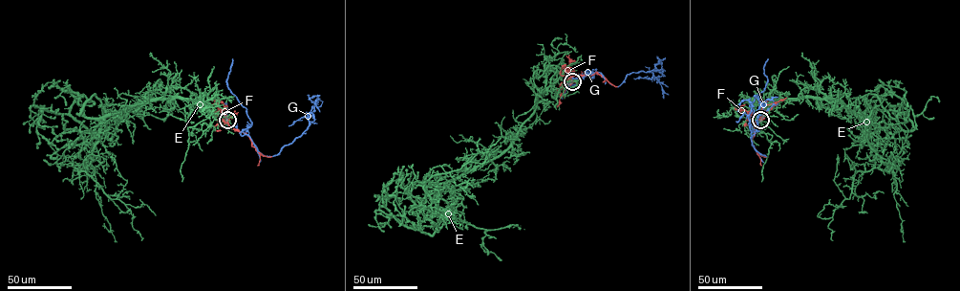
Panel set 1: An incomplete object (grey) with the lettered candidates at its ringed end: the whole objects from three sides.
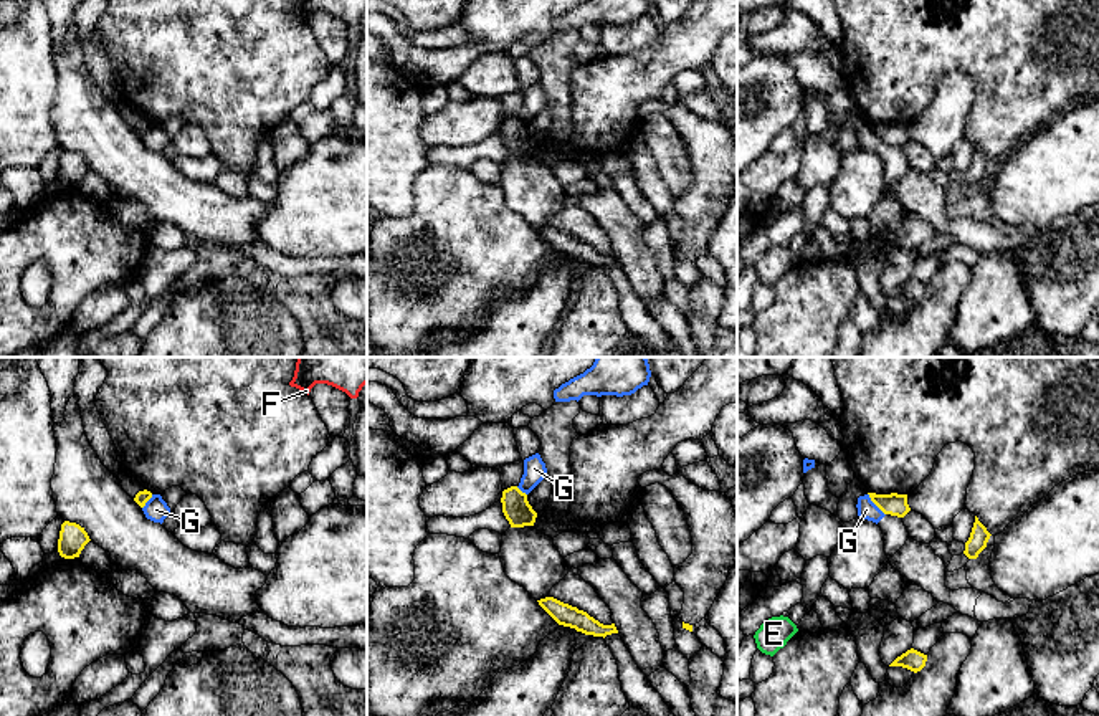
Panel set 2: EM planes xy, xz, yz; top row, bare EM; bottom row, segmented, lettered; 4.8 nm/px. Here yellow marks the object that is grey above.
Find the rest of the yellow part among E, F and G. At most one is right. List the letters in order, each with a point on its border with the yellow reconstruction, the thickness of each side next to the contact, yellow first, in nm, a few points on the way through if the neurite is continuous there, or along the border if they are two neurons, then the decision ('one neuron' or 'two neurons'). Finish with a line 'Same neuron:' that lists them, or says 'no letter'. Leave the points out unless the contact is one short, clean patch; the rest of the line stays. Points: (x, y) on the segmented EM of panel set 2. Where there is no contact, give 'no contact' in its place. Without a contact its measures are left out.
E: no contact; two neurons
F: no contact; two neurons
G: contact yz (875, 503); calibres 110 and 90 nm; border yz (868, 493), (870, 500), (884, 515); two neurons
Same neuron: no letter

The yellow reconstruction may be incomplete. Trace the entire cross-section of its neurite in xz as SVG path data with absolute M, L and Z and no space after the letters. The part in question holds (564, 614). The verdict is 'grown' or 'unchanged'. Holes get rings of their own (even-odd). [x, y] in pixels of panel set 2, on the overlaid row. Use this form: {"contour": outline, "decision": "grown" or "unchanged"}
{"contour": "M545 597L537 602L559 625L575 628L577 632L582 632L585 635L603 638L607 635L618 633L615 623L603 625L593 617L590 617L587 612L564 604L554 597Z", "decision": "unchanged"}

